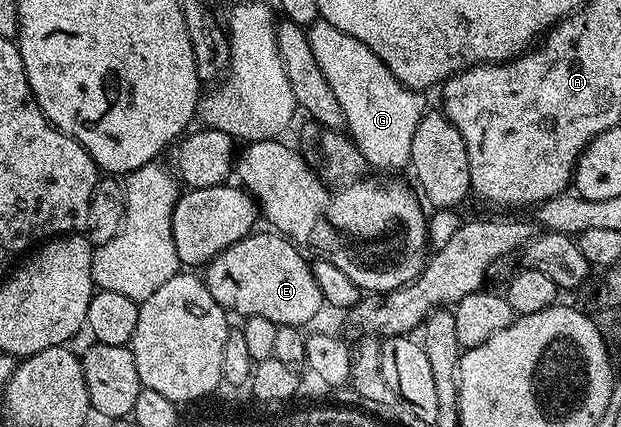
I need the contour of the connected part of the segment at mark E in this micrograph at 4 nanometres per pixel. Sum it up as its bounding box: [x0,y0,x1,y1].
[203,232,326,327]

